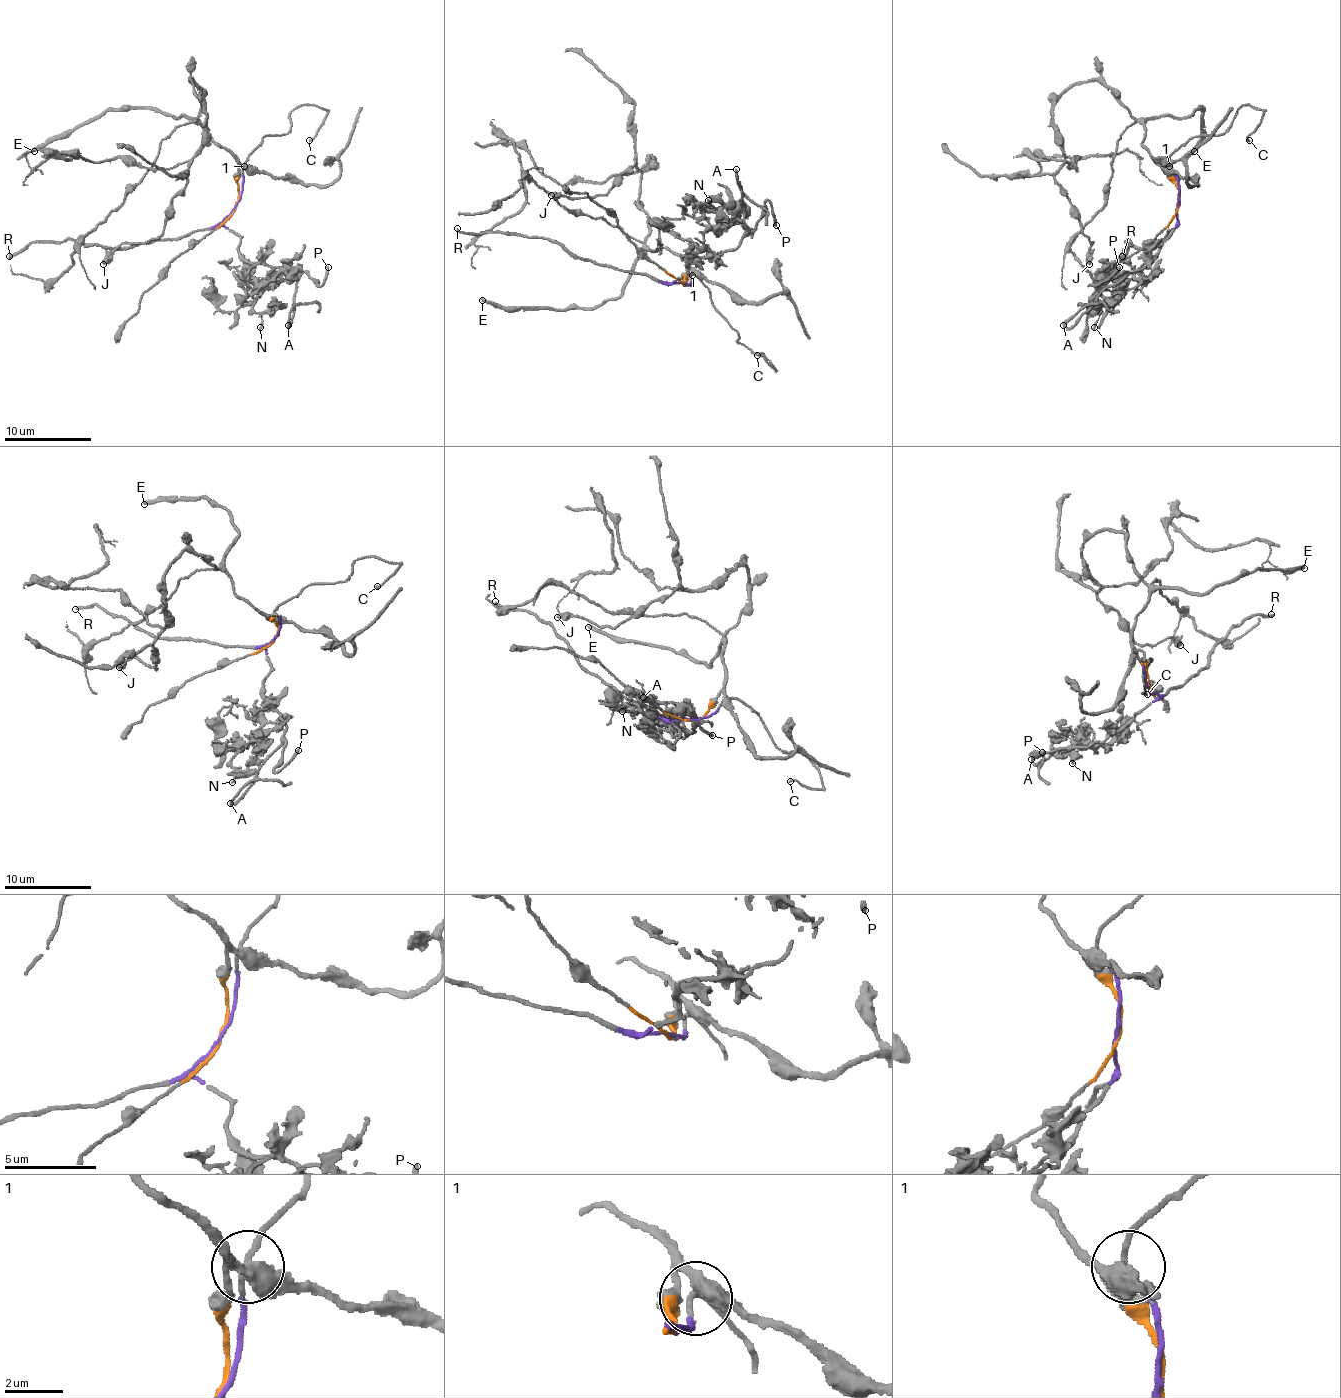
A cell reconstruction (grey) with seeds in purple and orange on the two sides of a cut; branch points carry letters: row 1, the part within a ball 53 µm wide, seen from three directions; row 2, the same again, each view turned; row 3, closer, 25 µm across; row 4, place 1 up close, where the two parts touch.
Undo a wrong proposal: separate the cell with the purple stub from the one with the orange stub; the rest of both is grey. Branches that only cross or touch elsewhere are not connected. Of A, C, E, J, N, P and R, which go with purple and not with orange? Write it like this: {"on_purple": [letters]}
{"on_purple": ["A", "C", "N", "P", "R"]}

